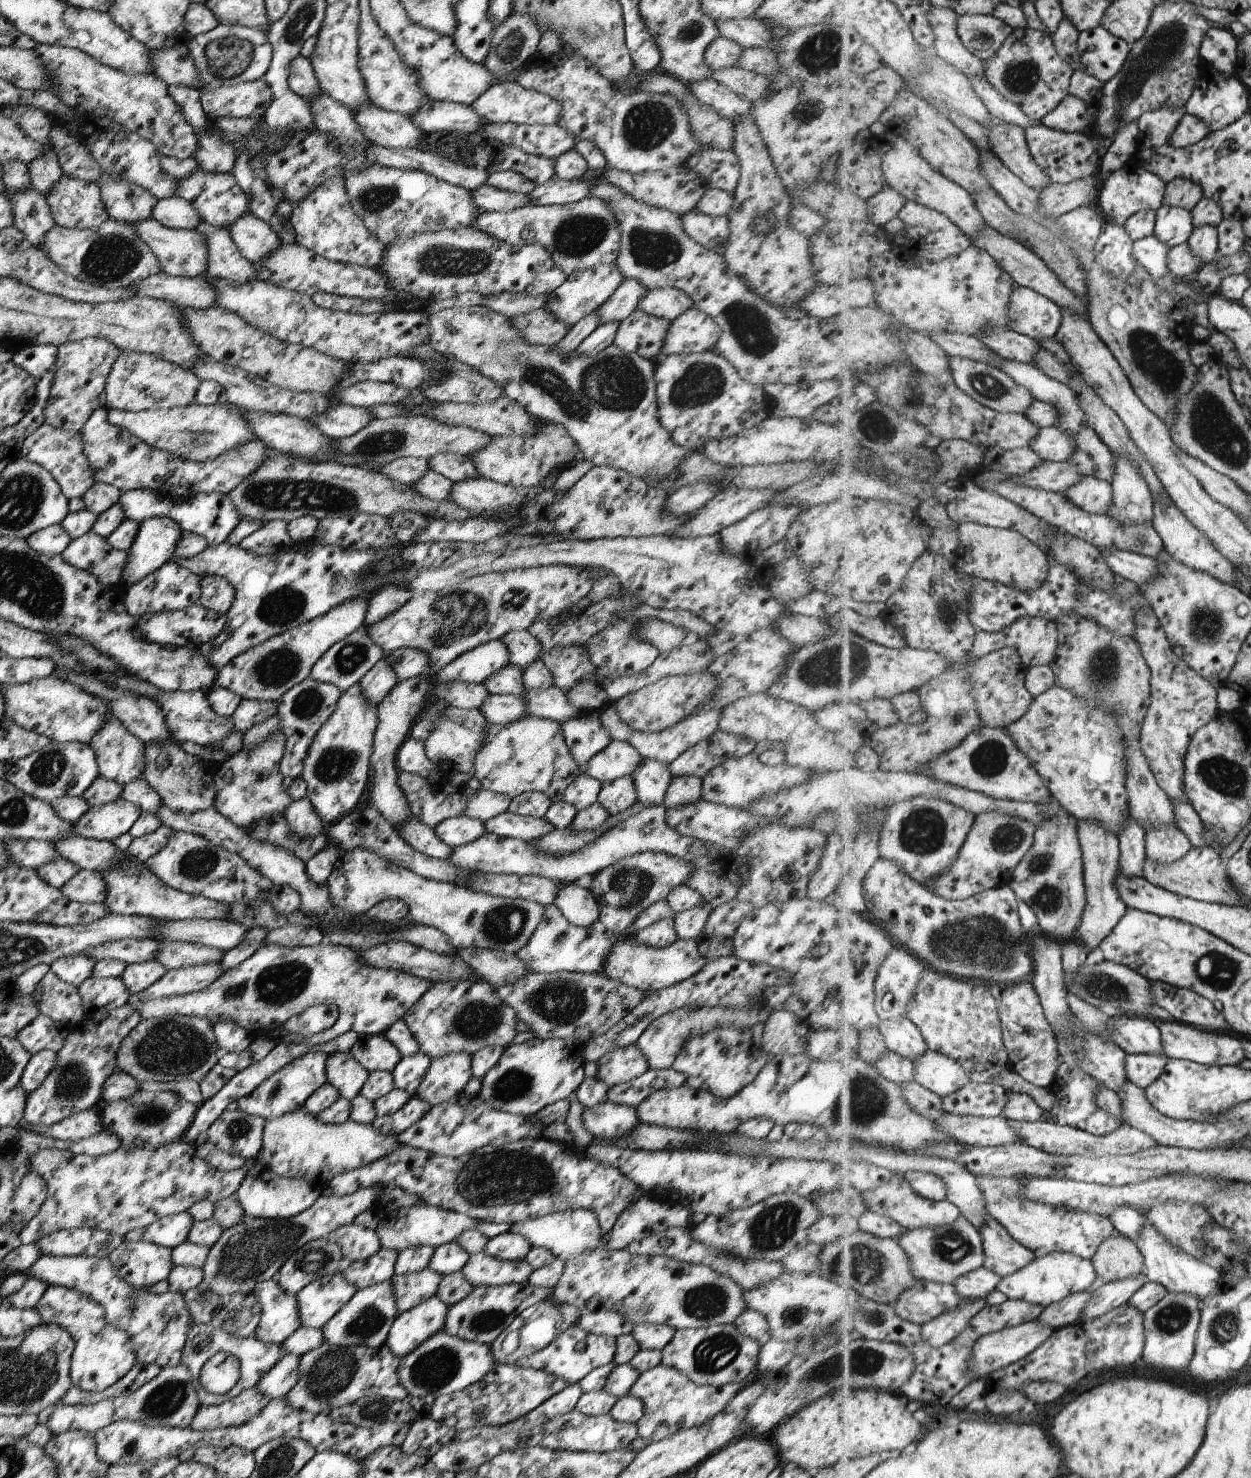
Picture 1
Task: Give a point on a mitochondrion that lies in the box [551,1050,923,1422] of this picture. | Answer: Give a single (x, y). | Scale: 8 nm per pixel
(869, 1101)

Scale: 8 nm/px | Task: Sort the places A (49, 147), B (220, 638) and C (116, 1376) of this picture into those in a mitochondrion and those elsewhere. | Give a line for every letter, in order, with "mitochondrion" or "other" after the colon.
A: other
B: other
C: other

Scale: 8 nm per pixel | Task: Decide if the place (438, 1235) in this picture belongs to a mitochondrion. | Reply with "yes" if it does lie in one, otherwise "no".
no

